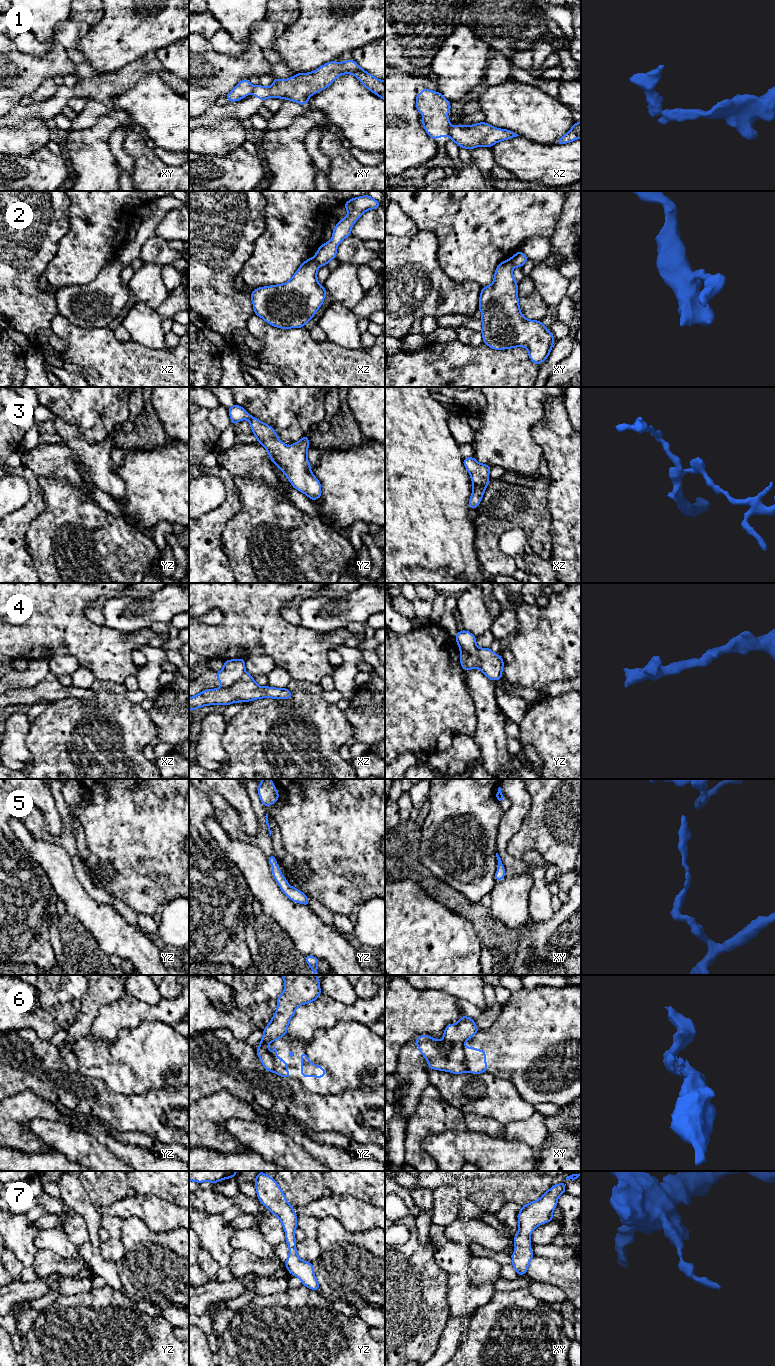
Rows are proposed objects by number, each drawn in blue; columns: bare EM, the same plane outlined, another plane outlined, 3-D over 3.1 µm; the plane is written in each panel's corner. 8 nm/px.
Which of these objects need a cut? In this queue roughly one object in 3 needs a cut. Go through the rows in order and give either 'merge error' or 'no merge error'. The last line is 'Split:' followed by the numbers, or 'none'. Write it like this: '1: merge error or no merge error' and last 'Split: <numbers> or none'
1: merge error
2: merge error
3: no merge error
4: merge error
5: no merge error
6: merge error
7: no merge error
Split: 1, 2, 4, 6

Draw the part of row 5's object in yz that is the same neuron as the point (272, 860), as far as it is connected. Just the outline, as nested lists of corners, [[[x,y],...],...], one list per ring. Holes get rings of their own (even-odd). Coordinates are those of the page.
[[[274,854],[268,857],[268,861],[273,867],[272,869],[273,877],[280,886],[282,892],[285,893],[287,897],[293,902],[310,906],[307,896],[298,889],[288,884],[286,878],[283,876],[280,869],[278,868],[278,863],[276,862],[276,858],[274,857]]]

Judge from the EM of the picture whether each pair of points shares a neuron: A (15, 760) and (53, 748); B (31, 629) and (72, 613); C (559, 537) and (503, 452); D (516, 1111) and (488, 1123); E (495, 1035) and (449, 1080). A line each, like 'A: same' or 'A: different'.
A: different
B: same
C: different
D: different
E: different

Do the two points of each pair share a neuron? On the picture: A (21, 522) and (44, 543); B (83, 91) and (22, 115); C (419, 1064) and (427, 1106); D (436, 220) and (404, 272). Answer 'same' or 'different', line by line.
A: different
B: same
C: different
D: different

